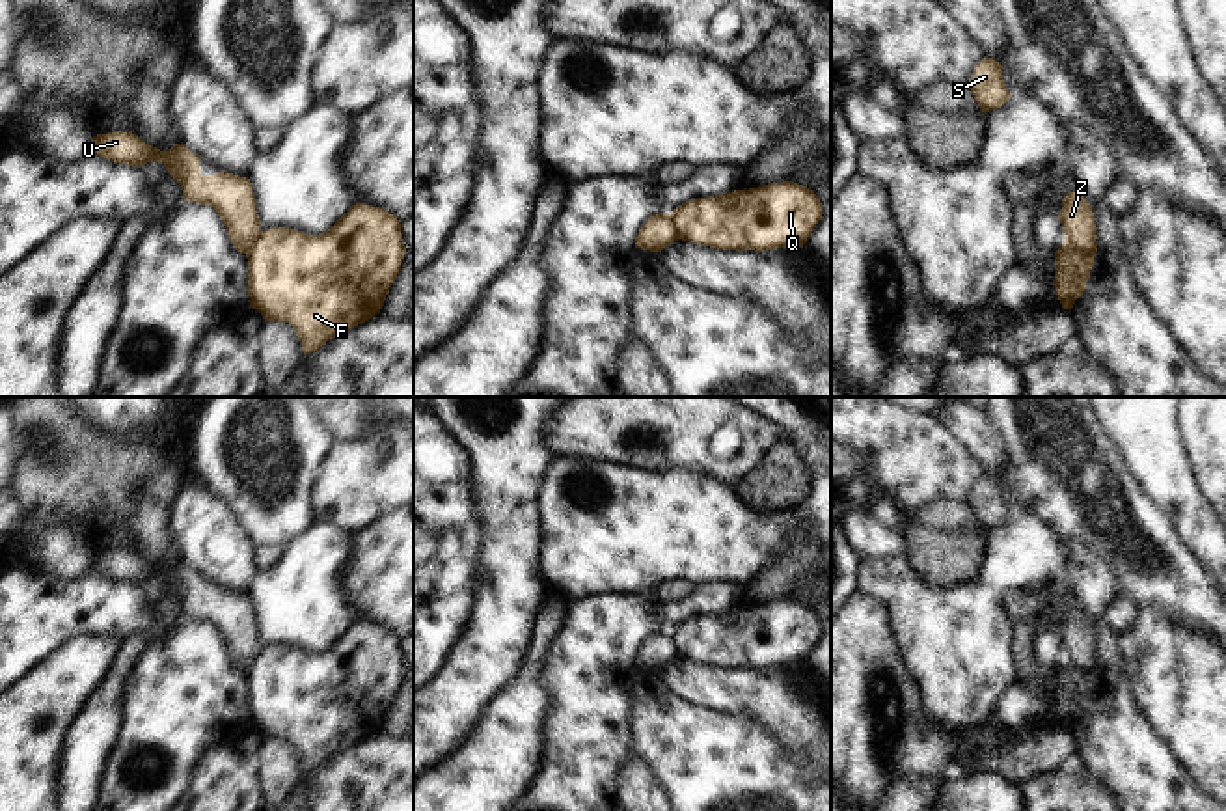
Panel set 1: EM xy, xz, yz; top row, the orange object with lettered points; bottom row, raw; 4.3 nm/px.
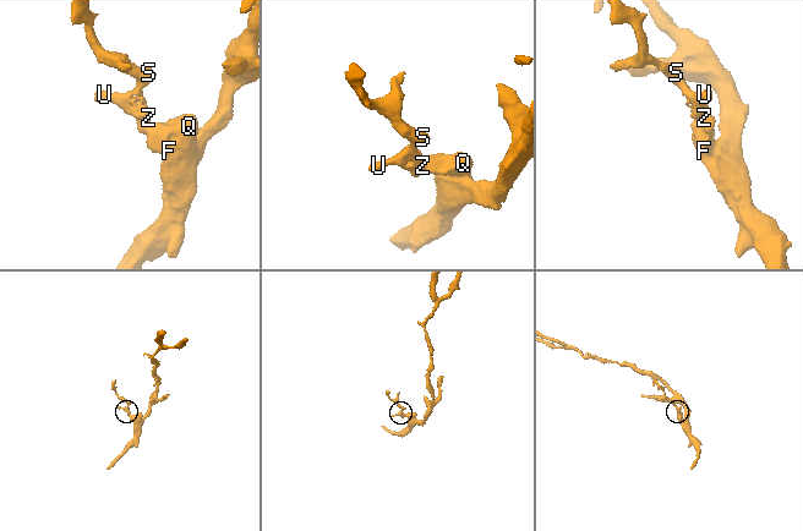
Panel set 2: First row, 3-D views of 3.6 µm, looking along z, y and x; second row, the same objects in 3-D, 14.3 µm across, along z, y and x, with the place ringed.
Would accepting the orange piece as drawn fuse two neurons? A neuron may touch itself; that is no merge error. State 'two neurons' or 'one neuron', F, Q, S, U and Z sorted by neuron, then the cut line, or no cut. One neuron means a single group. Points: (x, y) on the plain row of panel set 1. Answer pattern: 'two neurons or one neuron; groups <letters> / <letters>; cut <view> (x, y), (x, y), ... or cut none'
two neurons; groups F Q / S U Z; cut yz (1064, 655), (1092, 677)

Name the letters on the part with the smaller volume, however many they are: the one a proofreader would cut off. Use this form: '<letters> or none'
S, U, Z

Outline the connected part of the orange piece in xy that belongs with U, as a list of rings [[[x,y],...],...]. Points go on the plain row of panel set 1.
[[[114,548],[93,554],[91,569],[116,582],[138,585],[147,580],[164,582],[168,591],[181,602],[186,619],[216,626],[237,669],[246,671],[252,658],[259,653],[259,636],[250,597],[227,589],[201,593],[198,582],[201,574],[183,561],[160,569],[136,552]]]

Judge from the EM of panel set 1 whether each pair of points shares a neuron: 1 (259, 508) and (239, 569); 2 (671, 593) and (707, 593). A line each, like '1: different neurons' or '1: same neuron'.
1: different neurons
2: different neurons

